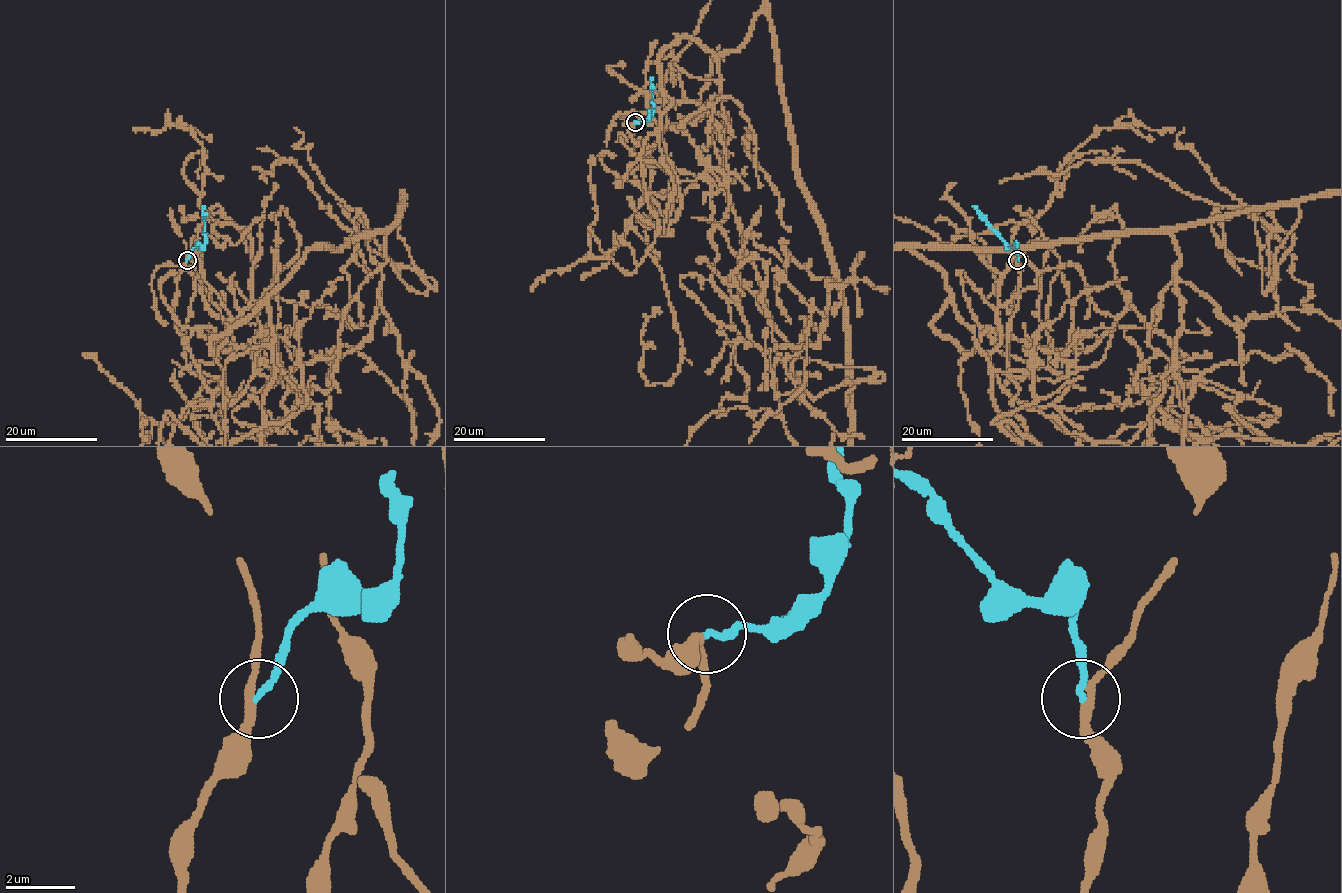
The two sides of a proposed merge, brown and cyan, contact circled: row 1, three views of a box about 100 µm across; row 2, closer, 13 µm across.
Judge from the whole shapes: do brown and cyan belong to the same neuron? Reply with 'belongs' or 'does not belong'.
belongs

